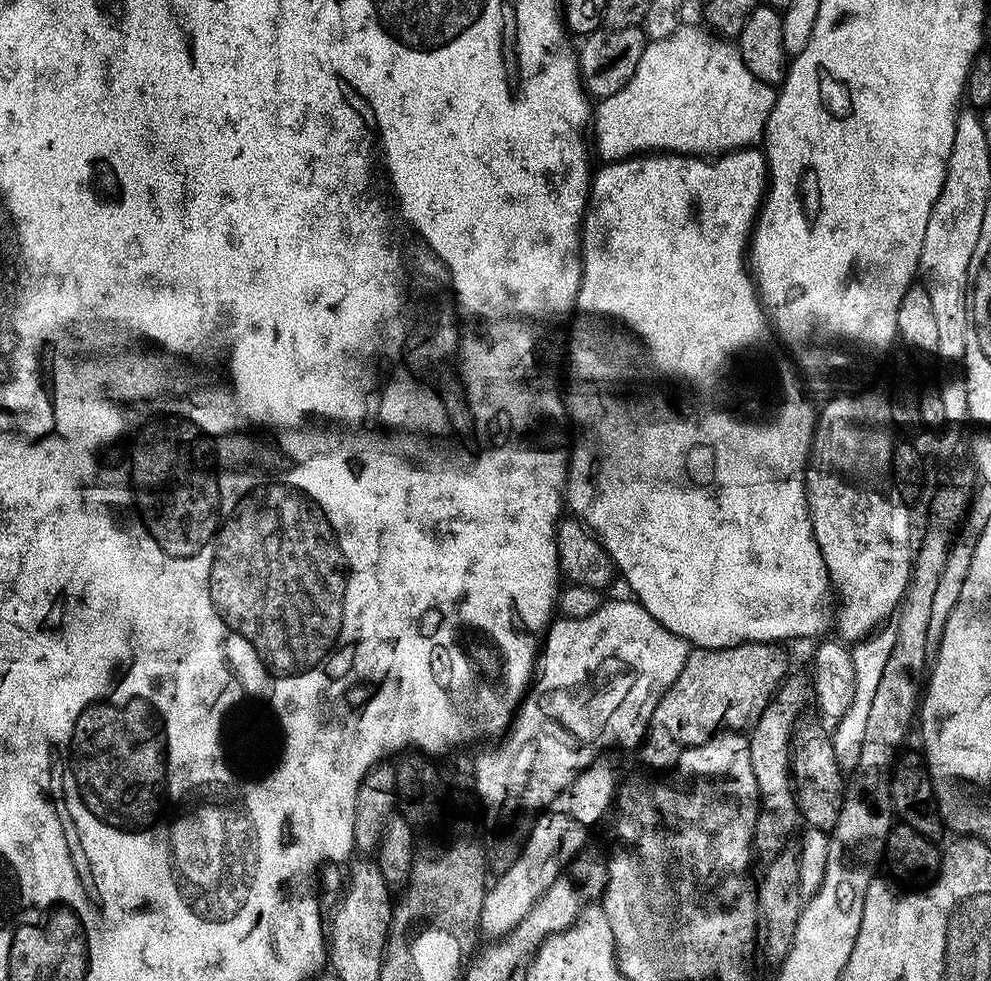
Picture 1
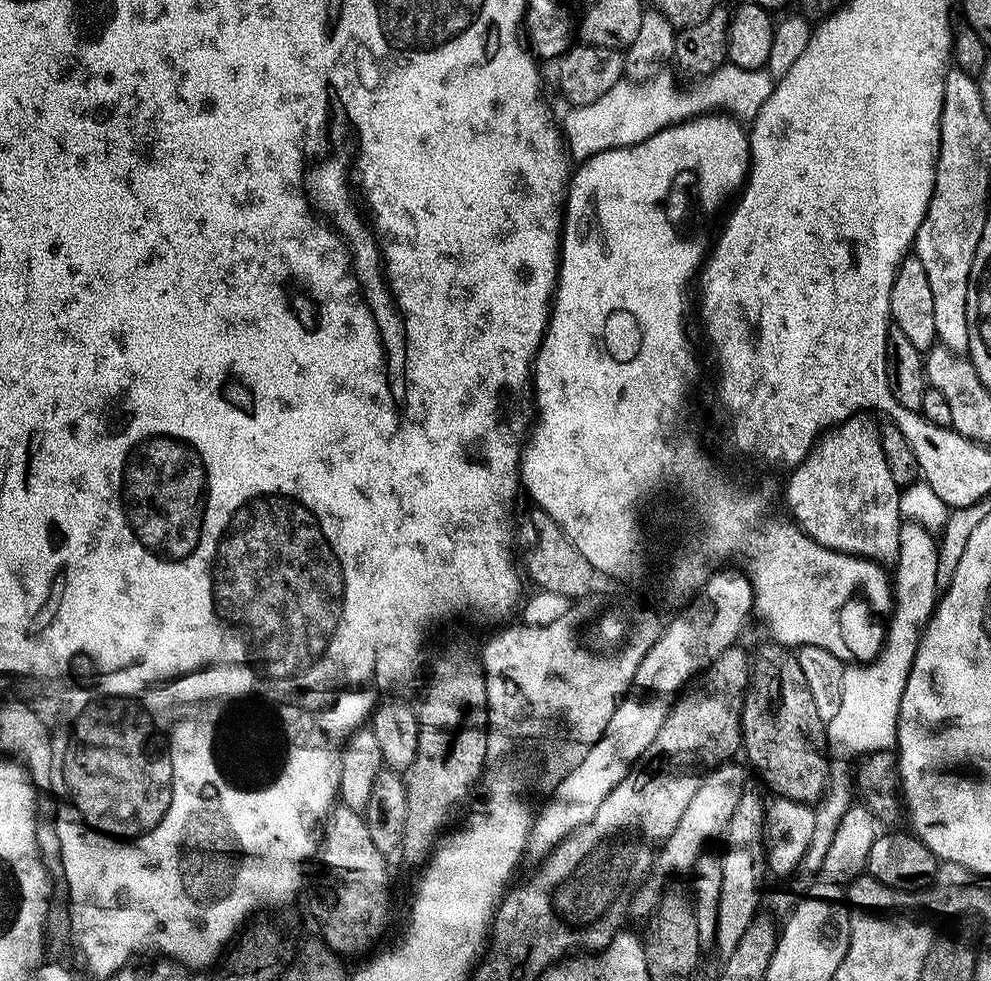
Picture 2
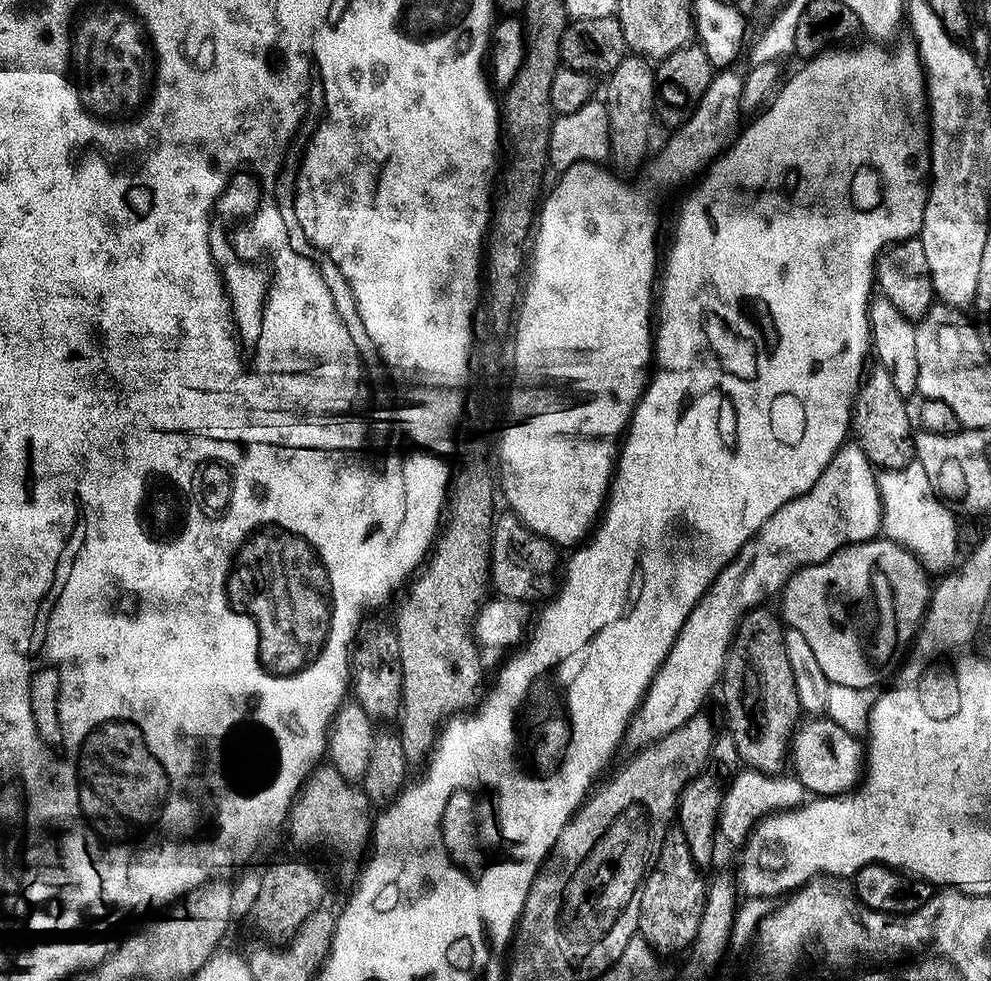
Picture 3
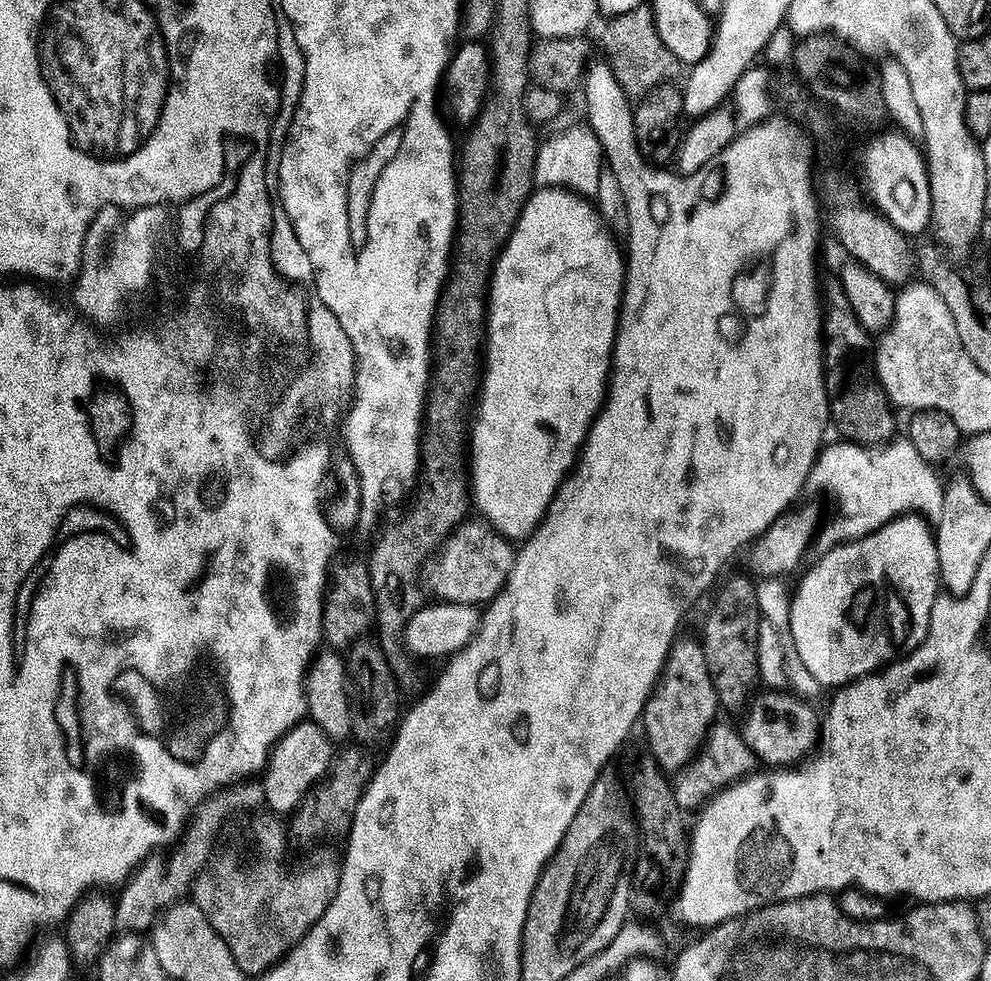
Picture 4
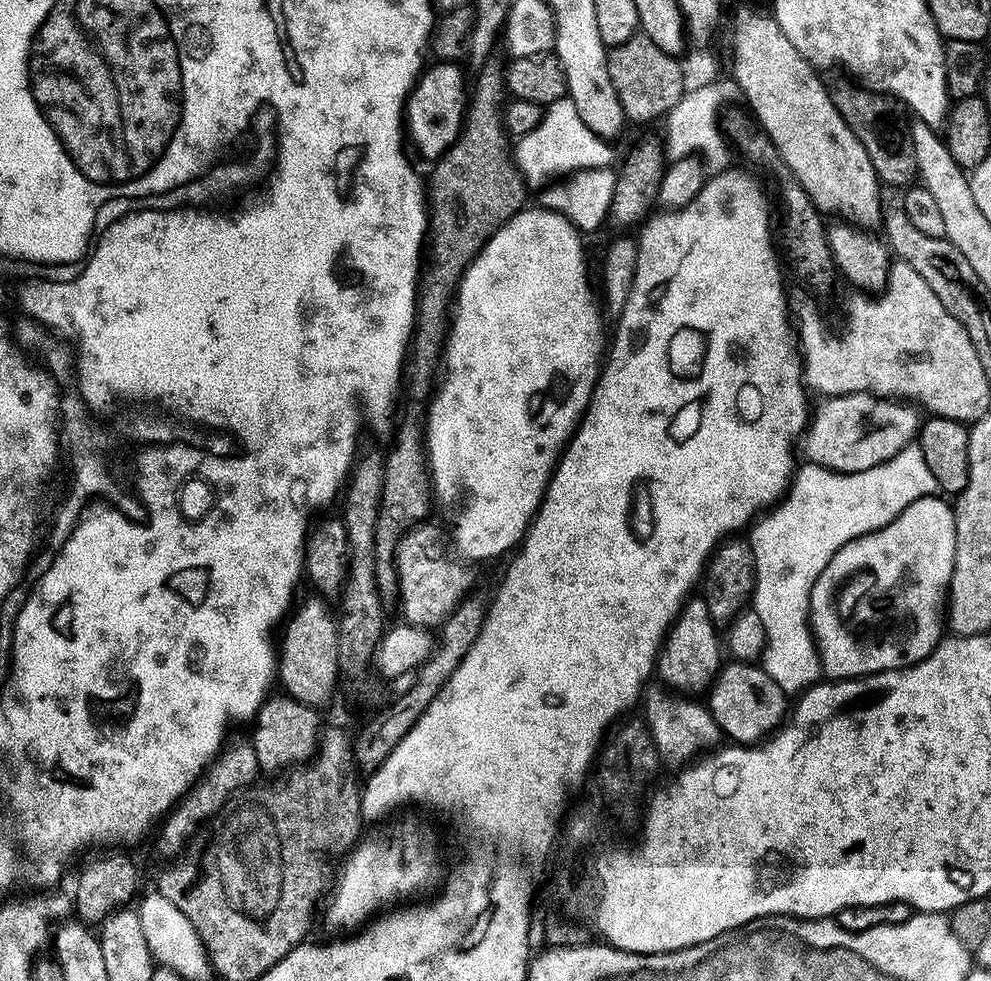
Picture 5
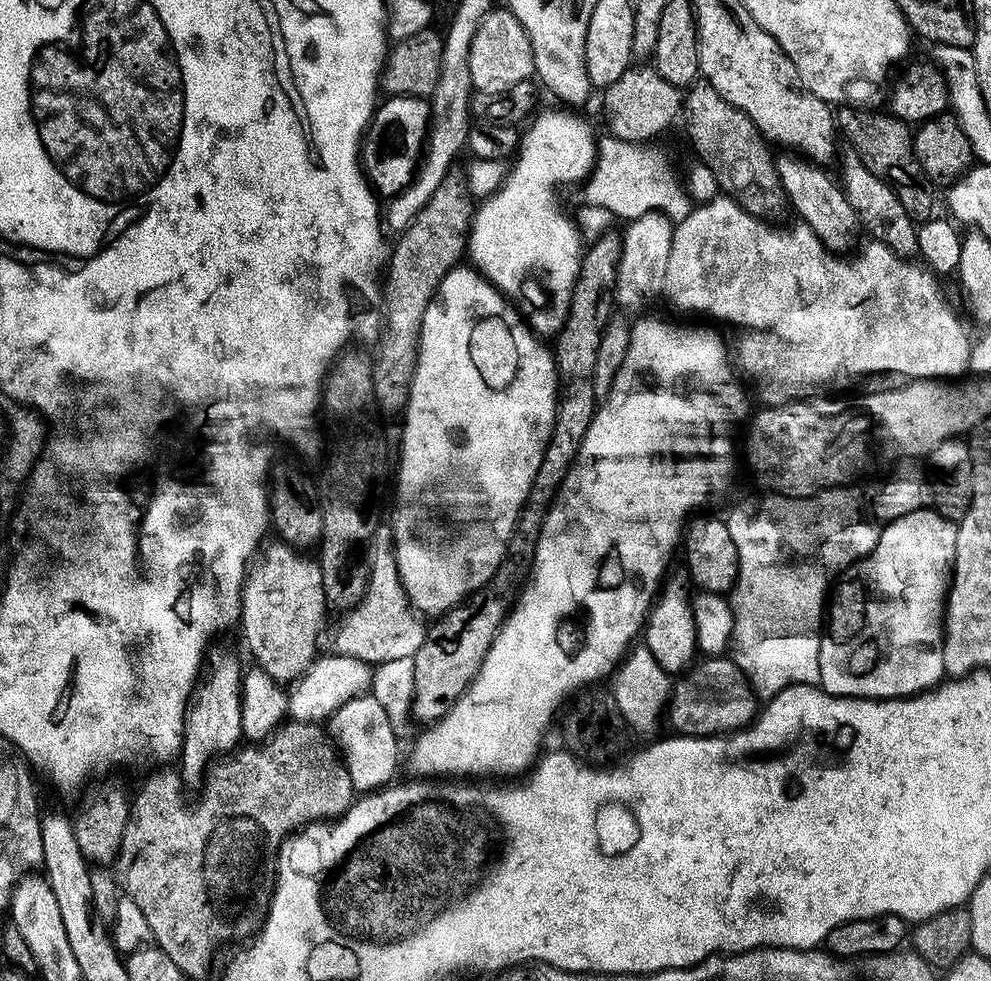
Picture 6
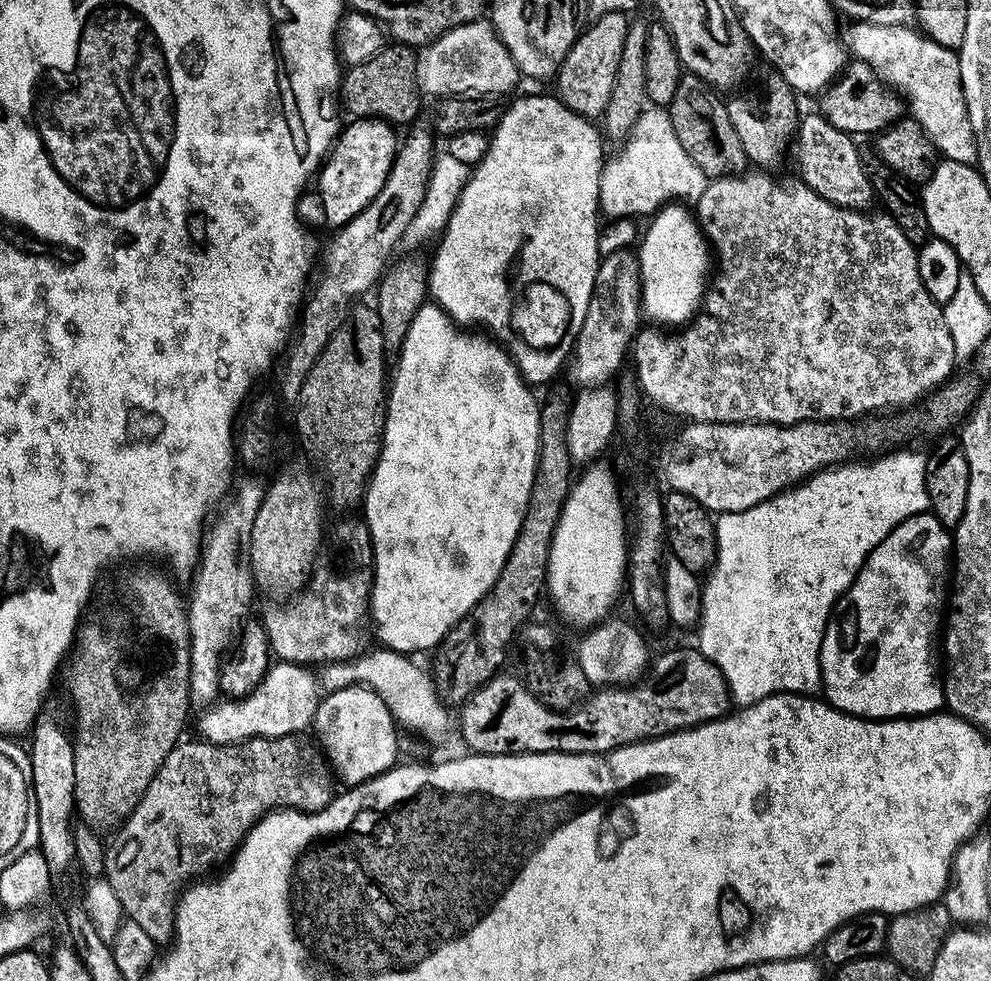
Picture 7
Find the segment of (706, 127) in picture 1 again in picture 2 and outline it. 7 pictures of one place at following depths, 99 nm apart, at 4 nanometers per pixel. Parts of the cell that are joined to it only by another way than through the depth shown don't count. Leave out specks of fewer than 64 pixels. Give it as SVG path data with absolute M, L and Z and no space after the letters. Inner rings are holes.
M728 62L714 67L689 88L679 88L674 77L662 74L656 74L643 83L621 82L596 102L573 107L569 116L562 120L570 137L571 155L575 159L577 156L577 161L583 162L588 157L611 148L629 148L631 144L642 142L664 128L669 128L671 124L683 124L717 110L741 122L755 121L766 98L770 98L774 80L767 71L748 71L741 68L739 72L735 72L735 66Z

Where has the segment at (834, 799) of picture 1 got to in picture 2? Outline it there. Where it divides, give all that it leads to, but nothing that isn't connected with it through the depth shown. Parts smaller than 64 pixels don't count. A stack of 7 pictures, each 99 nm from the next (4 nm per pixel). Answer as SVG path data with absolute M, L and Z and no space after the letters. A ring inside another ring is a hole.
M766 640L756 652L751 663L752 678L744 697L743 738L741 740L744 755L758 770L763 780L777 797L807 804L819 803L830 784L830 766L826 756L829 747L827 723L820 718L812 697L812 691L804 675L797 655L785 645Z

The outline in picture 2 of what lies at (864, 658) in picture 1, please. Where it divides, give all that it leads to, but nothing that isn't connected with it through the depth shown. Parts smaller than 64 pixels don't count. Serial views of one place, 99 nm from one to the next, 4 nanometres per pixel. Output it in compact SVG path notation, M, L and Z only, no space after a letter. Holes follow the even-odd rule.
M903 521L899 530L899 554L894 561L893 610L889 617L884 647L866 664L847 665L840 674L840 710L827 723L829 743L857 756L889 751L896 745L901 696L920 645L922 629L935 612L940 591L936 584L938 542L931 531L914 521Z

